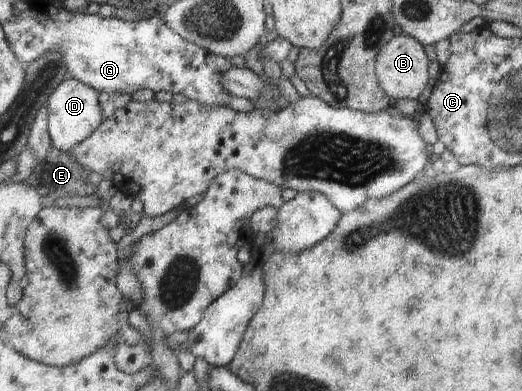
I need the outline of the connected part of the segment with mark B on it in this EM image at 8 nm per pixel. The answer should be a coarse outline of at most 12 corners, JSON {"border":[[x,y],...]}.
{"border":[[403,32],[377,57],[393,102],[417,100],[430,80],[424,45]]}

